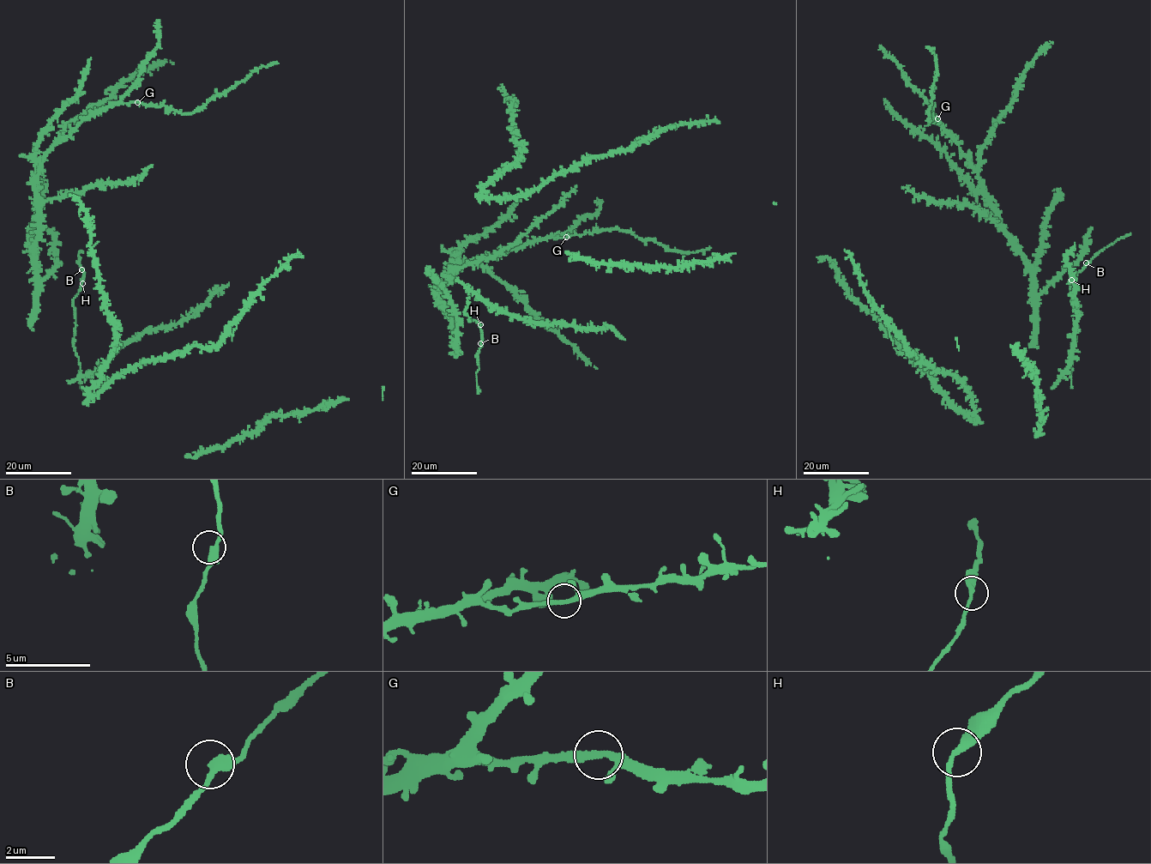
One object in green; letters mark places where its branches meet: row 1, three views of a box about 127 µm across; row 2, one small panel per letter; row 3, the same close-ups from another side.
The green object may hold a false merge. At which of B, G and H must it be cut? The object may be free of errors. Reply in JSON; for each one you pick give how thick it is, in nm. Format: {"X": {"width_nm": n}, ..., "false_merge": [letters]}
{"false_merge": []}

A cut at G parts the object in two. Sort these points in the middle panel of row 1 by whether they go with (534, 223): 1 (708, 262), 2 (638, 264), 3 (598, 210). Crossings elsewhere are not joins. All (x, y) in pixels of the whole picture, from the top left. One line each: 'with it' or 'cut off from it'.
1: with it
2: with it
3: with it

